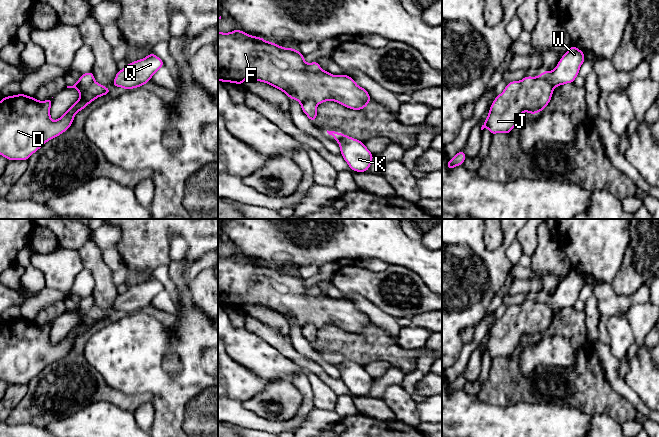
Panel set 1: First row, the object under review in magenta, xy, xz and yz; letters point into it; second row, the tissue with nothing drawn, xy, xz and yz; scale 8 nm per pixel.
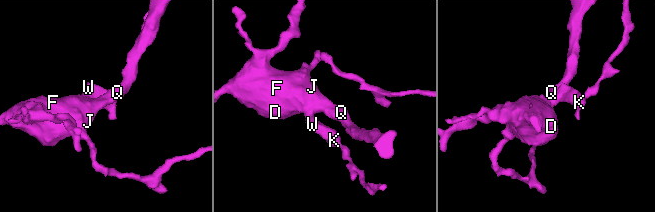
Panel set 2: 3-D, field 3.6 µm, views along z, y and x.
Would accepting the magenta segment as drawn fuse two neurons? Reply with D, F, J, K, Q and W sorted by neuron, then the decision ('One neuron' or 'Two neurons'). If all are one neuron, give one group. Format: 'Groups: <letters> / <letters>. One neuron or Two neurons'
Groups: D F J Q / K W. Two neurons

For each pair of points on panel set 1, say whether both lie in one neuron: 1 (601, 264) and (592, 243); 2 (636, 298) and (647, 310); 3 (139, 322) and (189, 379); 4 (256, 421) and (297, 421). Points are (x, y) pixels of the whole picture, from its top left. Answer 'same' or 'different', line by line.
1: same
2: different
3: same
4: same

